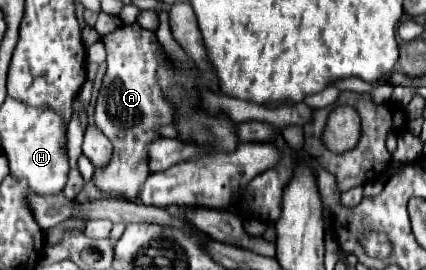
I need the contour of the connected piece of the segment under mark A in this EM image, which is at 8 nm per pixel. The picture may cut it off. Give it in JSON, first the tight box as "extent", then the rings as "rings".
{"extent":[93,24,173,200],"rings":[[[127,24],[103,38],[107,50],[107,74],[97,98],[95,124],[113,142],[115,158],[107,168],[97,168],[93,182],[99,190],[135,200],[143,182],[151,174],[147,146],[161,138],[157,128],[173,122],[173,108],[165,100],[157,82],[157,68],[167,60],[159,48],[157,36],[139,24]]]}

